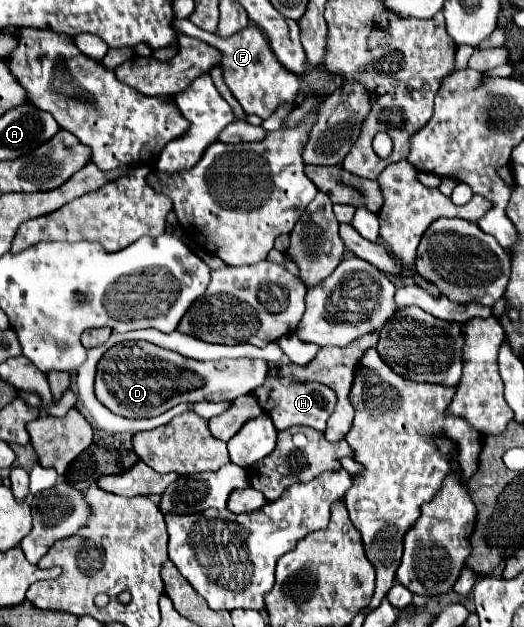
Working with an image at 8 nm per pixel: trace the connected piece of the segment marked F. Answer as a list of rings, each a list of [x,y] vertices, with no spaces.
[[[176,19],[174,21],[174,29],[178,33],[186,33],[192,37],[198,37],[202,41],[210,41],[216,49],[222,51],[222,73],[224,73],[224,81],[230,87],[232,95],[238,99],[238,103],[242,105],[242,109],[250,115],[258,115],[262,119],[268,119],[272,115],[272,111],[280,105],[280,103],[294,103],[300,83],[298,77],[294,73],[290,73],[274,55],[274,51],[270,49],[268,39],[264,37],[264,33],[256,27],[256,25],[248,25],[244,31],[228,37],[228,39],[220,39],[216,33],[208,33],[200,27],[196,27],[194,23],[190,23],[188,19]]]

